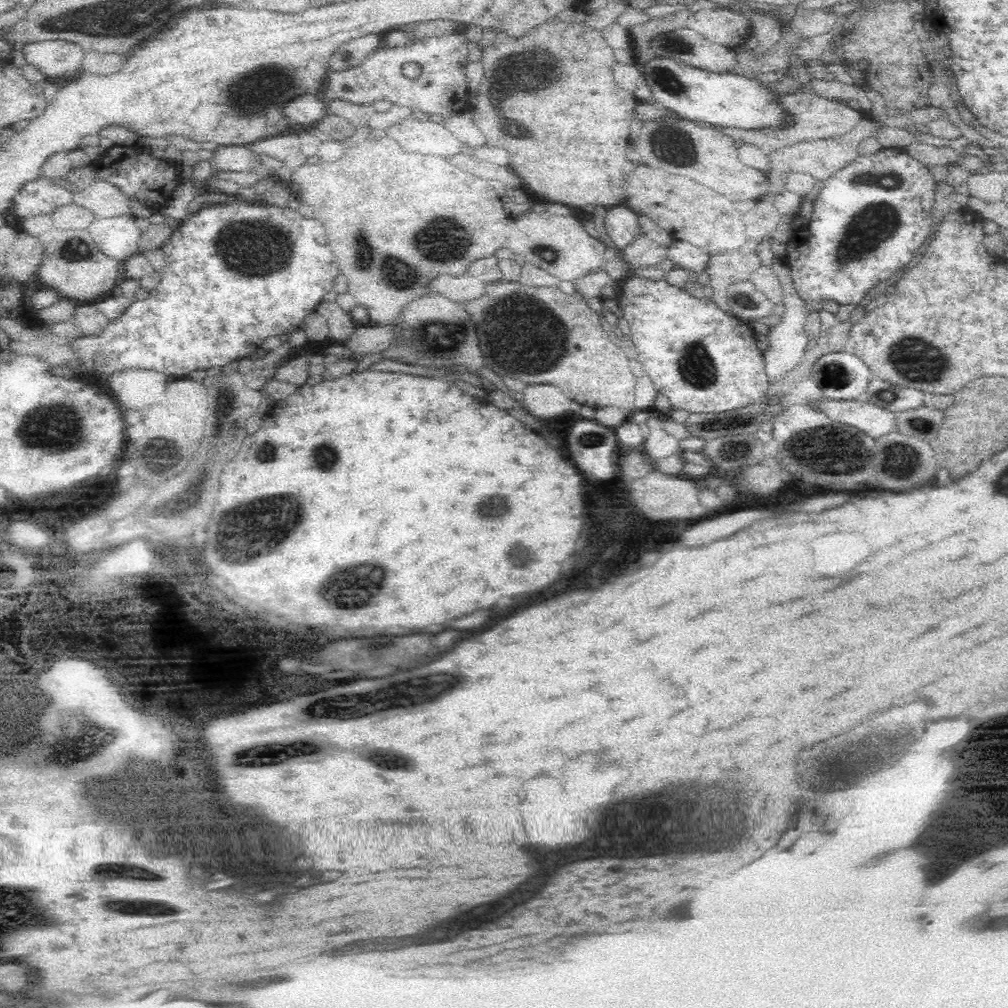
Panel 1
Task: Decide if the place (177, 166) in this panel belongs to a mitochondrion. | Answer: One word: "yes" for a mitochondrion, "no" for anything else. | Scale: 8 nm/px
no

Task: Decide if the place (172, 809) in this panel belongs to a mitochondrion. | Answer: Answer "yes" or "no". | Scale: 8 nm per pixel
yes

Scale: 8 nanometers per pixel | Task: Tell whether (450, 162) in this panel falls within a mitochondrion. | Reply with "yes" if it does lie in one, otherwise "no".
no

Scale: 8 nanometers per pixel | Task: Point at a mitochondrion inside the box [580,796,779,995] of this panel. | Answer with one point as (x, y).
(671, 826)

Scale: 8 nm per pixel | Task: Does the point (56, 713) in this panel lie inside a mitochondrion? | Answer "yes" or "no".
yes

